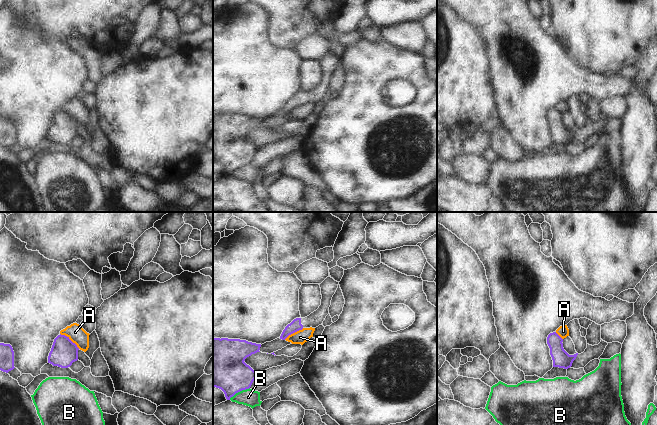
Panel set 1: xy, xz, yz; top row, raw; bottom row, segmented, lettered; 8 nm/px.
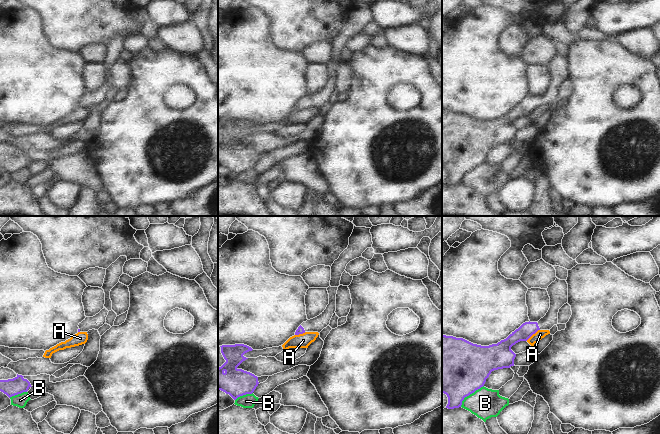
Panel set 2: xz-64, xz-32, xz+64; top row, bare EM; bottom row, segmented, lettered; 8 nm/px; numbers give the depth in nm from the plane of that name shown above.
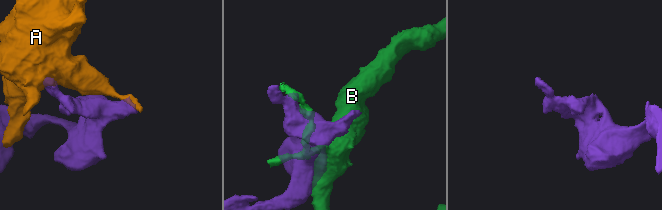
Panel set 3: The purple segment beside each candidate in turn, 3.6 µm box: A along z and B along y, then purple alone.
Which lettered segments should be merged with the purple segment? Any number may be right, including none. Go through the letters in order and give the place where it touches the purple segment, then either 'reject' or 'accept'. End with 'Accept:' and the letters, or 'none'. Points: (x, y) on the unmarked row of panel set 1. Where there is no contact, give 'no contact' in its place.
A: contact xy (69, 115); reject
B: contact xz (239, 167); reject
Accept: none

